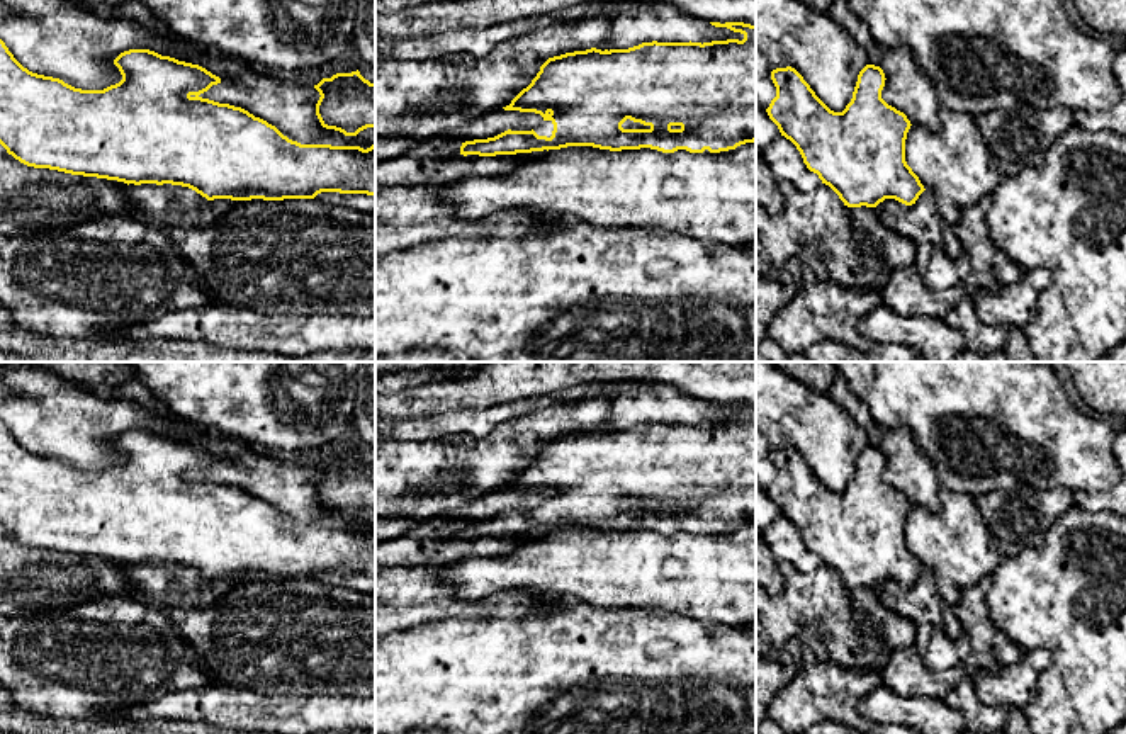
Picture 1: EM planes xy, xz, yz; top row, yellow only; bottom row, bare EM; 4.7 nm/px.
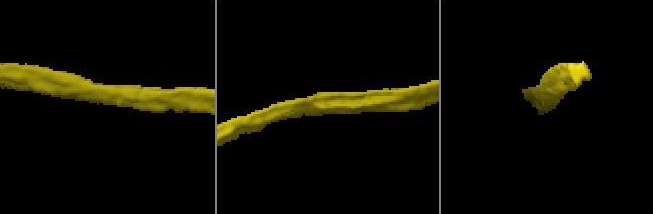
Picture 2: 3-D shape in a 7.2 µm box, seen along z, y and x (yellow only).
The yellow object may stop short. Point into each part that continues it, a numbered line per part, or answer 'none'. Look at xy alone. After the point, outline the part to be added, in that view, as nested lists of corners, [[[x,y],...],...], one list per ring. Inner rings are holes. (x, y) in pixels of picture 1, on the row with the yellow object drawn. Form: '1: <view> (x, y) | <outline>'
none

